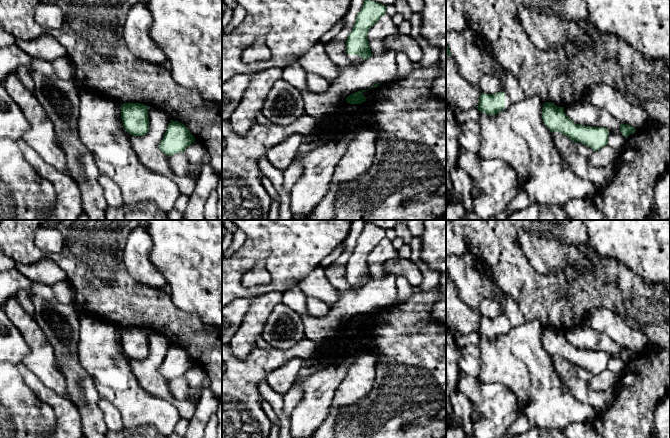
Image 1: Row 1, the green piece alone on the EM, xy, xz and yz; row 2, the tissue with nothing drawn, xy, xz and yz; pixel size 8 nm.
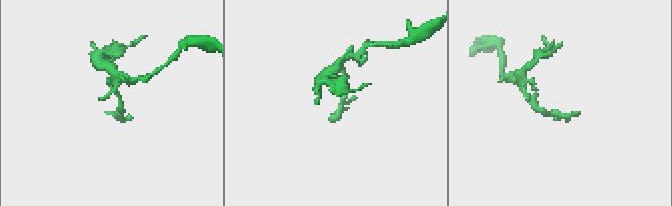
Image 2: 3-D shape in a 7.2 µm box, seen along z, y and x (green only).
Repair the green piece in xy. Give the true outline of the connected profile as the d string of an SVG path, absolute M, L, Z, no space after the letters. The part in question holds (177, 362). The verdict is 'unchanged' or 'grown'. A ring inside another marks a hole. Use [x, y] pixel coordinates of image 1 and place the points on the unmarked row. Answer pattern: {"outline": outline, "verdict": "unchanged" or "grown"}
{"outline": "M171 344L159 368L159 373L167 380L171 380L184 376L194 365L194 360L183 347Z", "verdict": "unchanged"}

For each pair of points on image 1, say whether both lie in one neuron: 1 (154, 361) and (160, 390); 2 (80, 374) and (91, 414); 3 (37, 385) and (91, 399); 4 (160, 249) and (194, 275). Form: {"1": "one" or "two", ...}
{"1": "one", "2": "one", "3": "two", "4": "one"}

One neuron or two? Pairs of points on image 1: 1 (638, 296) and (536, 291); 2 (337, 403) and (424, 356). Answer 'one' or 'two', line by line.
1: one
2: two

